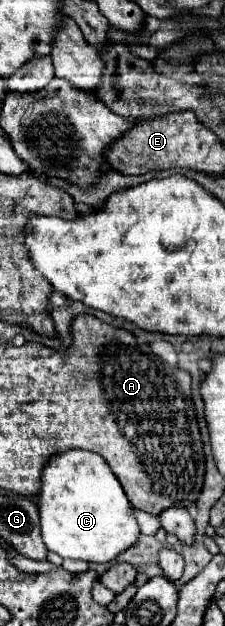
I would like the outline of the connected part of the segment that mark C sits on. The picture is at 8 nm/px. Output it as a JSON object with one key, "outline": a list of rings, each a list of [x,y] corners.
{"outline":[[[68,449],[46,461],[38,491],[38,515],[46,549],[64,559],[106,563],[134,545],[140,535],[134,507],[120,481],[98,453],[84,449]]]}

